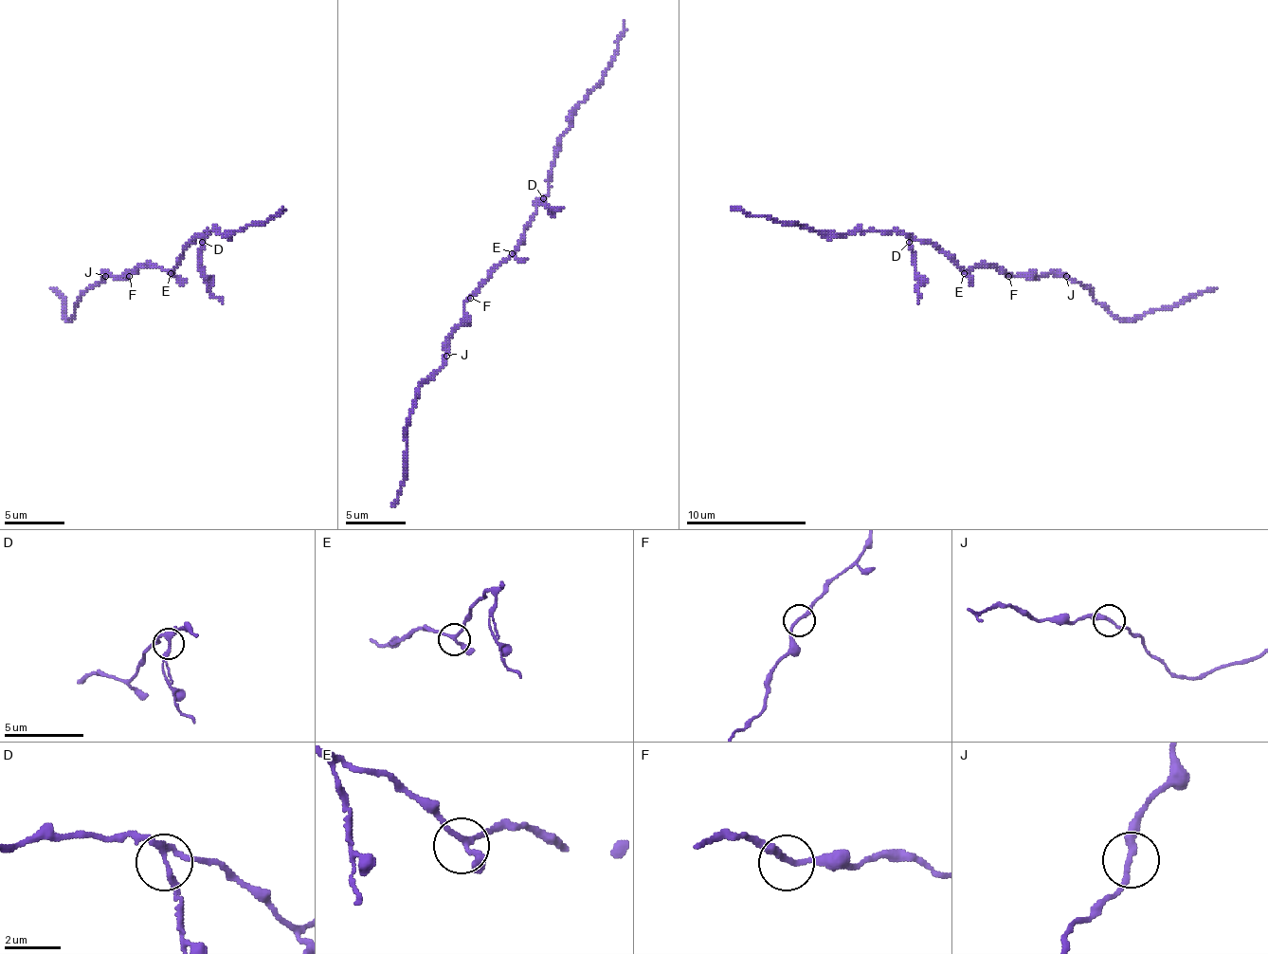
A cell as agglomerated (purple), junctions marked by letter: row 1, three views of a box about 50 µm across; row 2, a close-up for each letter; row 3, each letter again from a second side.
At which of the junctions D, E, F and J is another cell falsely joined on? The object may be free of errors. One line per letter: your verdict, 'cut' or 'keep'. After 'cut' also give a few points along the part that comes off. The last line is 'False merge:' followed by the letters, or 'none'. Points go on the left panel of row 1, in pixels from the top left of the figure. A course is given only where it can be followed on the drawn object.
D: cut; course (201, 243), (208, 288), (223, 303)
E: keep
F: keep
J: keep
False merge: D

